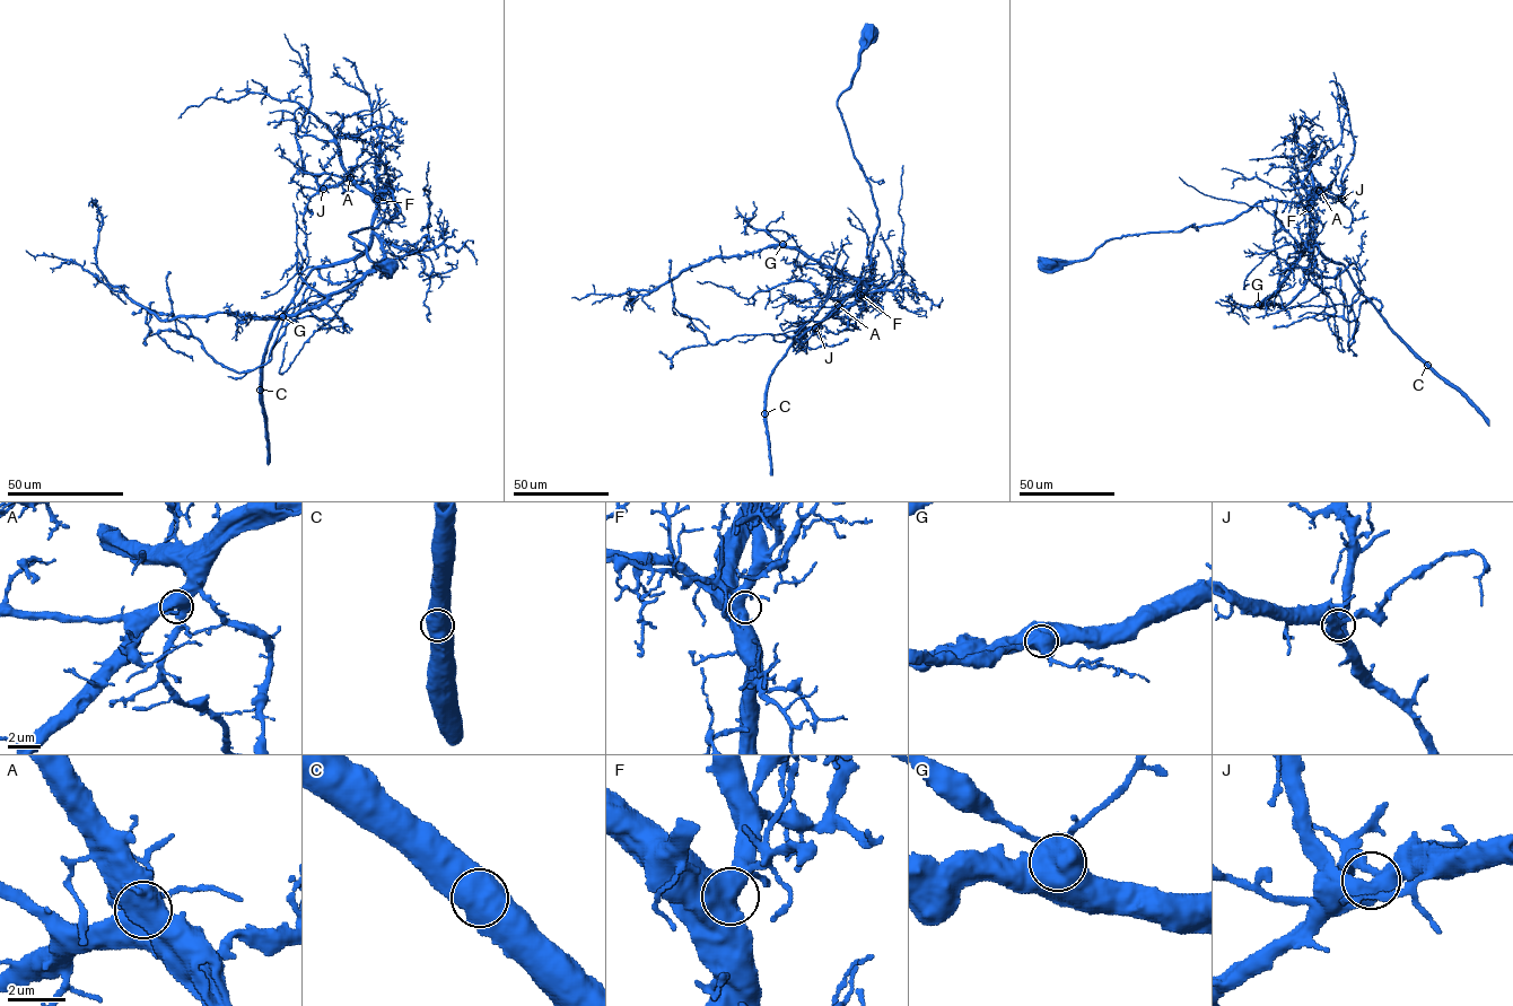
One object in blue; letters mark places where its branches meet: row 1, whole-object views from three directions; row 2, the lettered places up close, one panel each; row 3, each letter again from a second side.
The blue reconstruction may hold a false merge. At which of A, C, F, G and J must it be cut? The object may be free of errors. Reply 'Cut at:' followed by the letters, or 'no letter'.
Cut at: no letter

